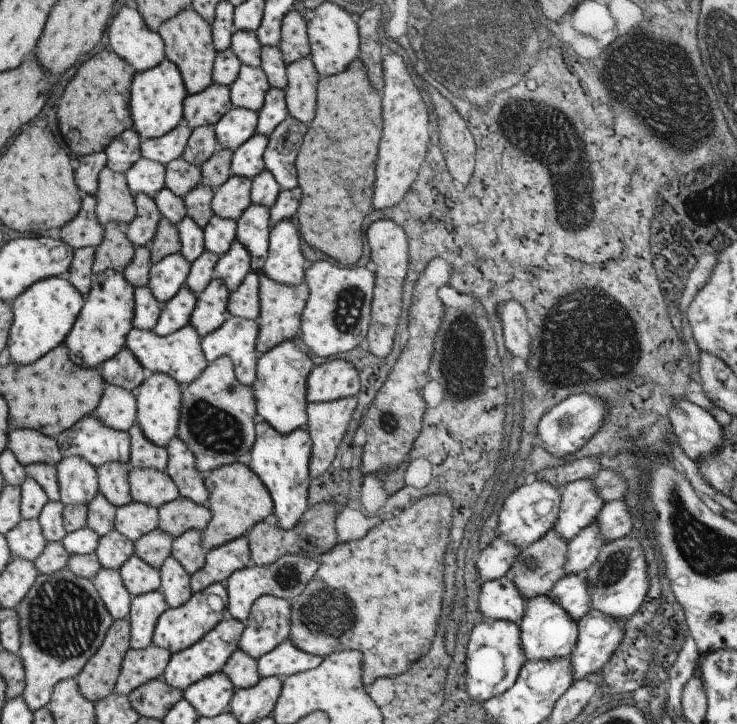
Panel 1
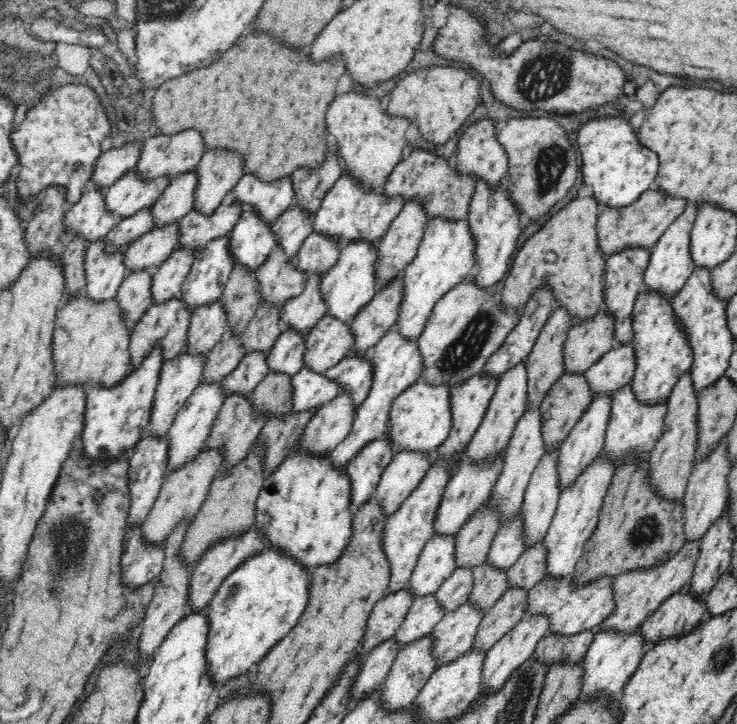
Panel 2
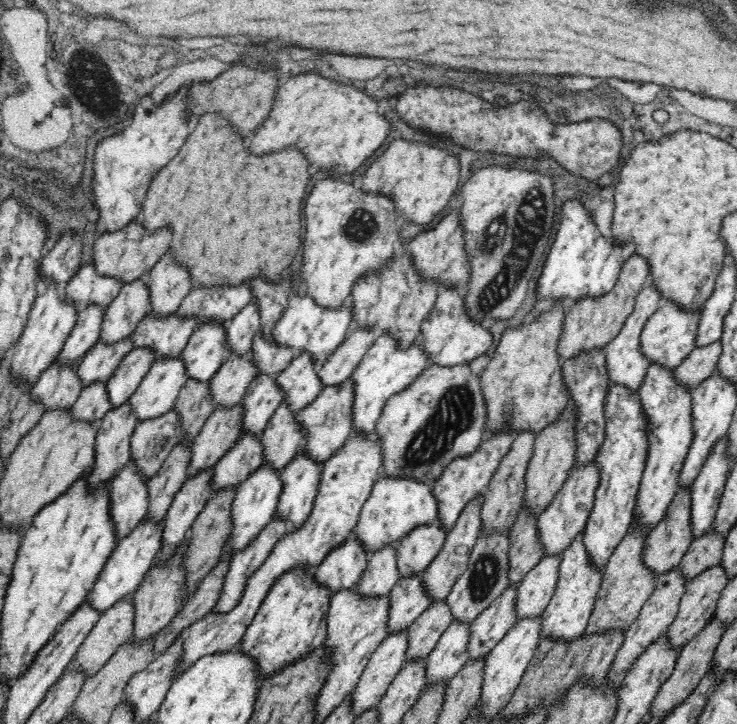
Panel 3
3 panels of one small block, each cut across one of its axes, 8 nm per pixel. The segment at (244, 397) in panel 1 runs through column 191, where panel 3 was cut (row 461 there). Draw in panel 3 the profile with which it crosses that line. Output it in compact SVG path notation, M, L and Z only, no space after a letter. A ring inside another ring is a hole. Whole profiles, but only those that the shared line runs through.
M430 364L412 387L386 402L375 427L375 436L381 444L382 473L385 478L408 478L432 485L440 474L457 459L472 457L485 438L487 422L486 403L480 380L474 377L469 365L434 366Z

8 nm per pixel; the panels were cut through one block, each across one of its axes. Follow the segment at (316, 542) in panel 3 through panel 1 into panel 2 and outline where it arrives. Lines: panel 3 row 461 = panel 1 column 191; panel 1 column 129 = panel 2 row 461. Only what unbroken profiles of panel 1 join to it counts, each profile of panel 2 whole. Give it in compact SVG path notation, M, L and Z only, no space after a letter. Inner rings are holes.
M396 328L391 329L384 338L376 343L371 352L367 353L366 359L371 364L372 386L364 403L356 409L350 434L344 439L344 442L334 448L330 456L330 465L335 470L346 470L358 457L358 454L361 454L362 448L386 435L393 403L396 398L406 393L406 390L418 382L423 369L417 343L404 340Z

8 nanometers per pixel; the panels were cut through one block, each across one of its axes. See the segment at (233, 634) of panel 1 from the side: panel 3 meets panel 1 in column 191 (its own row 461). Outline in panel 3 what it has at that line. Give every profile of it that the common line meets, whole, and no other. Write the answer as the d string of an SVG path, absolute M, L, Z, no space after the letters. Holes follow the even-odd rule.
M654 364L649 366L642 387L637 392L644 411L647 432L646 464L635 500L635 529L648 536L662 522L666 509L677 492L677 480L692 442L692 396L690 390L676 385L671 372Z

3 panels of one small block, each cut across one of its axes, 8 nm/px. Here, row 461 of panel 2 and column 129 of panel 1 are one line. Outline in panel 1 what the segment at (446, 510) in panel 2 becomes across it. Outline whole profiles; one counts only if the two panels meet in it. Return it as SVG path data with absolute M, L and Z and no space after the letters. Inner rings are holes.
M129 462L124 464L106 463L95 469L98 493L115 508L132 502L128 492L129 469Z

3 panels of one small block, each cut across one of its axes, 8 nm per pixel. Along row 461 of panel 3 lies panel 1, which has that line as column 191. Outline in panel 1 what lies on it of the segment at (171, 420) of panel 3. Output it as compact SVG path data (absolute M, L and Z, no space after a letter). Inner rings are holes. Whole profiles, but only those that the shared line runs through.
M213 125L196 127L185 144L181 158L184 162L200 168L216 150Z

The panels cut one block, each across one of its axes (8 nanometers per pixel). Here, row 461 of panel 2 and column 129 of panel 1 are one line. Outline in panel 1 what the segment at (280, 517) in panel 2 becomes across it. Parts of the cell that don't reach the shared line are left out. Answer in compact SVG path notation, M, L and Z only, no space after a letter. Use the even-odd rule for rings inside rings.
M106 270L92 276L89 293L63 342L73 364L97 369L124 348L125 336L132 328L133 294L134 289L119 271Z

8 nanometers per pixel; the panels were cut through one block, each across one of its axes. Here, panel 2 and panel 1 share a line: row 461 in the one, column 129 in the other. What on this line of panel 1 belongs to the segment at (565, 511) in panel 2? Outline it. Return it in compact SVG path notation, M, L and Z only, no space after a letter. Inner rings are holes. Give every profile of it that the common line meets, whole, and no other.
M101 567L91 582L109 617L113 621L126 619L129 613L131 597L125 591L118 572Z

